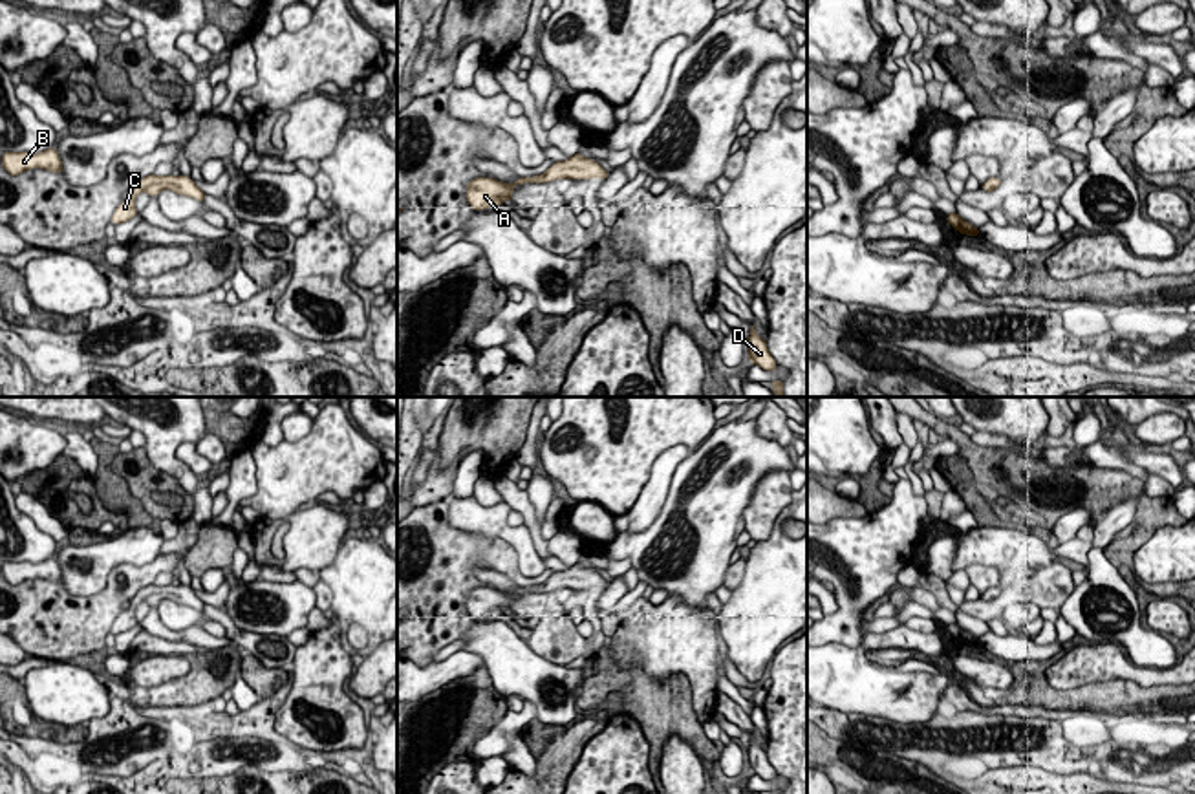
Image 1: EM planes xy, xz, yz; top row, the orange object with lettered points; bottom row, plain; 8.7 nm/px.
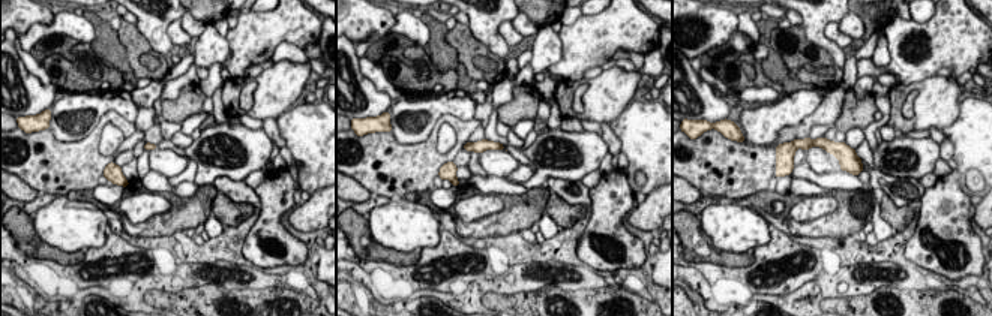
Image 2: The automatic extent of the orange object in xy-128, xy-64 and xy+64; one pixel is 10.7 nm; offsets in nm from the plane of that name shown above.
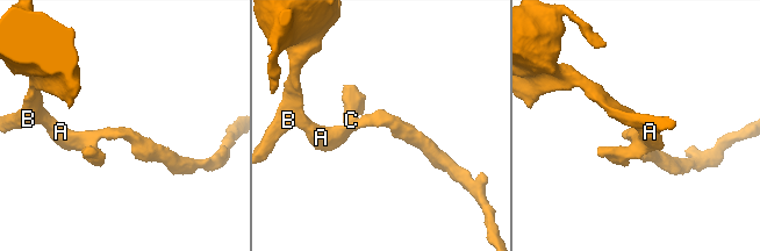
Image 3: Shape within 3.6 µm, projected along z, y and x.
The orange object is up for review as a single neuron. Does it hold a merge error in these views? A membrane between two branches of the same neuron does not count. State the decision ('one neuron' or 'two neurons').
one neuron

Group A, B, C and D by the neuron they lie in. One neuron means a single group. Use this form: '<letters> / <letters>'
A B C D

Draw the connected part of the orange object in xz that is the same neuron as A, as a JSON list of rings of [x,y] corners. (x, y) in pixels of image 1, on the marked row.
[[[580,154],[571,156],[567,161],[556,161],[540,176],[520,177],[514,183],[501,183],[492,177],[476,177],[467,185],[467,201],[472,210],[483,210],[489,207],[498,207],[512,198],[514,187],[523,183],[549,183],[553,179],[608,179],[609,172],[602,168],[593,159],[587,159]]]

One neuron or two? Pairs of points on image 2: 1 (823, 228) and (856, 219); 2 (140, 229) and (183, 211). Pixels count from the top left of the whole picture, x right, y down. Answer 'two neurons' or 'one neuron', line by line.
1: one neuron
2: one neuron

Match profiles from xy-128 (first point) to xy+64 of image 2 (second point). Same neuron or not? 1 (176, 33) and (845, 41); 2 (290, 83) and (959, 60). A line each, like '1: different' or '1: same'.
1: same
2: different

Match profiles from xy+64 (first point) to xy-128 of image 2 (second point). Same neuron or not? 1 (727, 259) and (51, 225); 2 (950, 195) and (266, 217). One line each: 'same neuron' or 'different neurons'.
1: different neurons
2: same neuron

